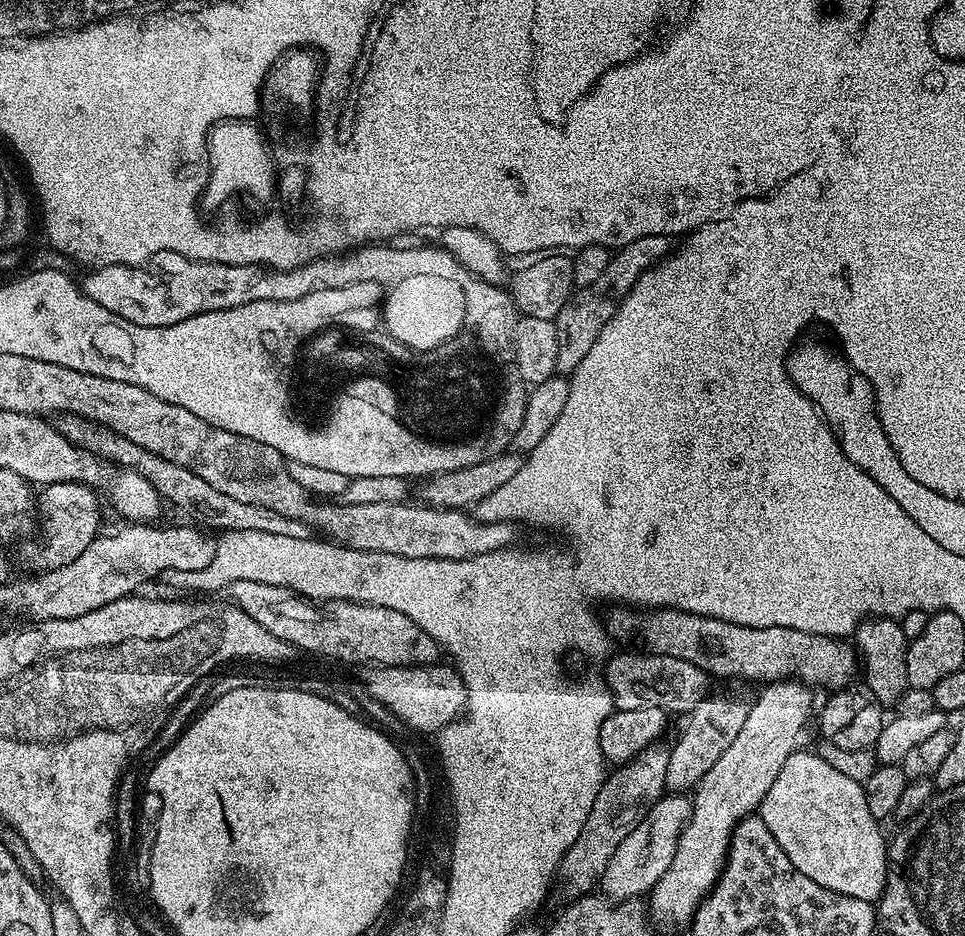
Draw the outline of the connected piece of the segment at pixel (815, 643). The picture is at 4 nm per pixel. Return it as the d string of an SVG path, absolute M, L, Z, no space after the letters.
M628 606L613 608L616 609L608 620L606 616L606 628L615 639L617 636L620 640L632 640L637 636L644 643L643 651L694 662L694 666L712 678L738 676L742 680L764 680L760 682L799 680L817 689L835 690L848 687L858 676L858 653L844 638L799 632L786 626L738 626L722 618L663 606L645 611L645 616L635 616L632 613L635 611Z

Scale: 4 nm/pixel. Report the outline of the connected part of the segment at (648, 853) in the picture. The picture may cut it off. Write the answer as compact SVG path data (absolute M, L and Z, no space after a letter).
M687 795L661 796L660 801L648 811L647 818L634 830L630 830L622 846L614 850L614 858L610 858L606 870L600 876L599 891L613 902L635 900L651 893L658 878L662 878L662 874L666 874L666 870L670 868L678 838L687 826L691 813L692 801Z

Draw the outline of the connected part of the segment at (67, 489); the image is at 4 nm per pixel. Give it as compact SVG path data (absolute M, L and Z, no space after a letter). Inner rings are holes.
M79 482L43 485L38 496L38 512L44 521L40 524L40 537L28 548L28 560L36 570L49 572L62 566L70 566L96 536L101 535L100 500L93 489Z

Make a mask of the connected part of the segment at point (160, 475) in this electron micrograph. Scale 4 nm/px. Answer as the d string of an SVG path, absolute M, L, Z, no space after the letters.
M61 412L55 417L54 423L67 440L92 451L106 462L114 460L115 465L130 468L142 474L158 490L161 501L168 503L169 500L178 511L185 512L192 519L189 521L195 522L201 529L213 528L216 534L258 530L258 534L283 534L286 538L313 538L314 536L311 524L294 518L286 518L286 514L266 510L266 506L253 506L250 502L238 502L238 498L230 498L230 494L222 494L222 490L210 486L210 482L186 470L186 466L178 466L158 454L150 454L150 450L142 450L142 446L138 446L136 442L130 442L130 438L122 438L122 434L111 432L109 428L103 428L101 424L95 424L92 420L83 420L81 416L71 416L68 412Z

